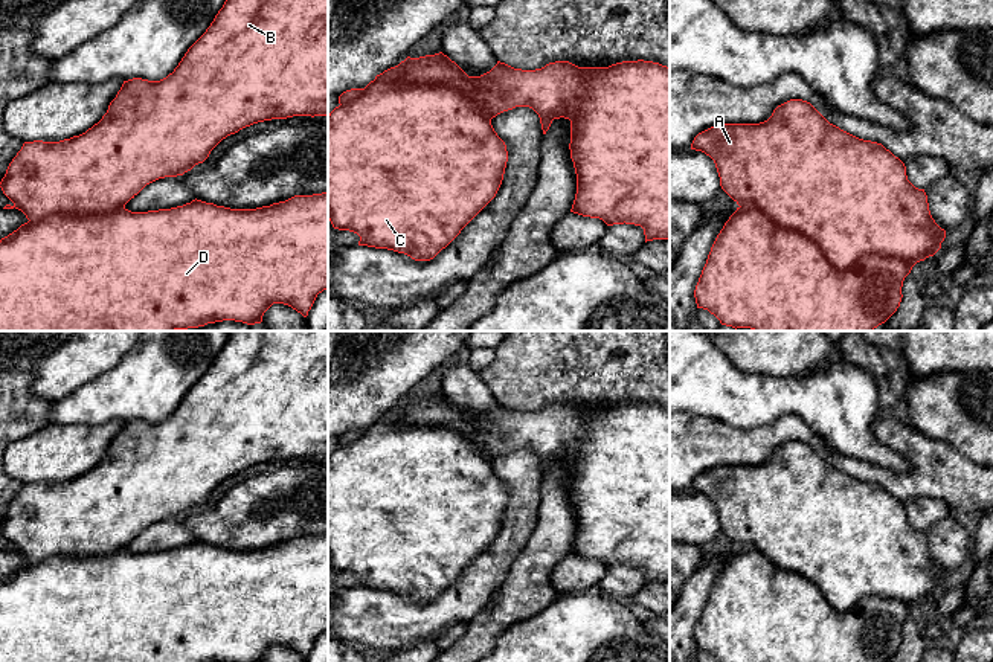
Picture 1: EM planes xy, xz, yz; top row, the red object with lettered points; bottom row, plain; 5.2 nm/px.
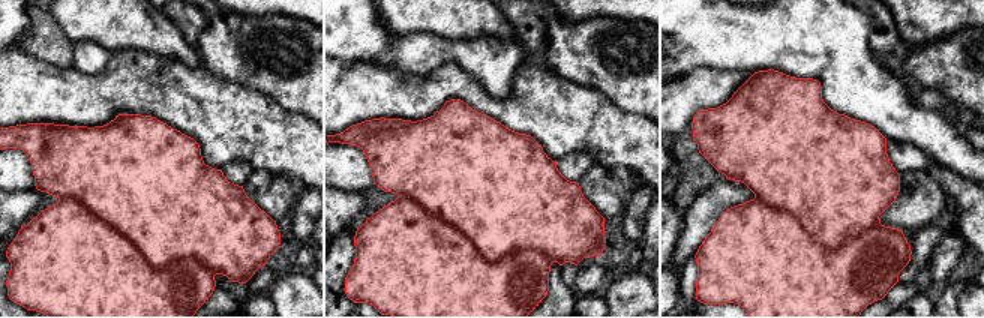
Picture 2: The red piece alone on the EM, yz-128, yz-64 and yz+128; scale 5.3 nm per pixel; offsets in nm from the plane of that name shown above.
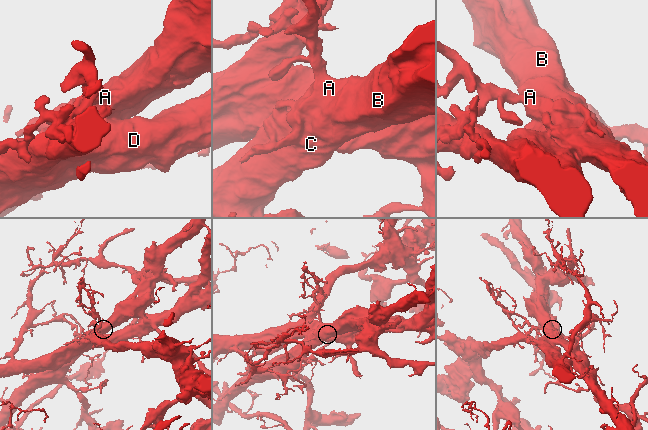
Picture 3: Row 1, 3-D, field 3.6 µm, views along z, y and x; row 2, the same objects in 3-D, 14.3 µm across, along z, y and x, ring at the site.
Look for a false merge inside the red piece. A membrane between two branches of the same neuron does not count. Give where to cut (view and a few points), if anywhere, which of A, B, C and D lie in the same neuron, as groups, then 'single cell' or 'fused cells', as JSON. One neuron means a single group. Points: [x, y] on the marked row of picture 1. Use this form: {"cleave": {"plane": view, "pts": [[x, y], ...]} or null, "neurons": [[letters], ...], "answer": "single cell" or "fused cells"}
{"cleave": {"plane": "yz", "pts": [[740, 205], [804, 234], [838, 269], [868, 255], [911, 267]]}, "neurons": [["A", "B", "C"], ["D"]], "answer": "fused cells"}

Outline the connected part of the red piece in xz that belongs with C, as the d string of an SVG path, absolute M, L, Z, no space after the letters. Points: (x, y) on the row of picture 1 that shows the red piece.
M403 66L377 75L358 98L328 114L328 220L334 229L357 233L358 246L430 261L496 197L508 151L471 99L447 85L401 82Z

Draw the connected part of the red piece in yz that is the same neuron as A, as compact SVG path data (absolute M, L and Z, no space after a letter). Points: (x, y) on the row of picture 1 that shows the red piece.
M790 99L778 105L772 116L760 124L721 124L699 133L691 149L702 151L709 156L717 168L721 189L738 204L754 206L763 210L769 218L784 229L796 230L810 238L825 255L828 262L837 270L848 270L868 255L883 255L901 258L914 267L917 262L934 256L946 238L946 230L941 229L930 215L927 195L924 189L915 188L906 175L905 163L895 157L882 143L859 139L839 127L830 124L810 102L802 99Z

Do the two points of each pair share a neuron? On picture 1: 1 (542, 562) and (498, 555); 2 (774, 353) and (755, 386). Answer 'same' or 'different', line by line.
1: different
2: different

